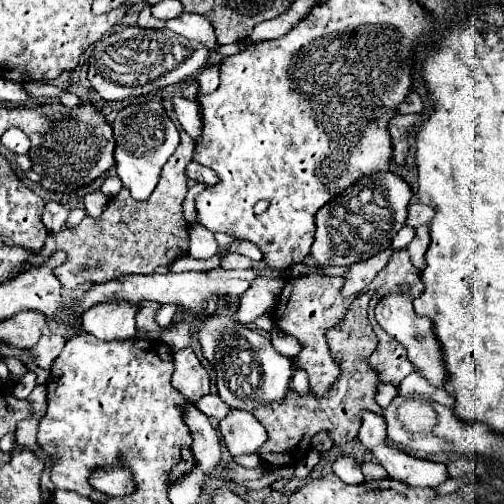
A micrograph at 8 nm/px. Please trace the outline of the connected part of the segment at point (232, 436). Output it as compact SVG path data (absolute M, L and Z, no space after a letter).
M230 409L230 413L220 421L220 435L232 457L256 453L268 439L256 417L242 409Z

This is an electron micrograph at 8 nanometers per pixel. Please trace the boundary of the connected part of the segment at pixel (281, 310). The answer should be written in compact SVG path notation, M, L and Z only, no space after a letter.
M320 275L292 277L286 281L286 285L278 297L276 309L274 309L276 325L284 333L298 337L302 343L302 351L296 357L296 365L308 371L310 389L316 395L324 395L340 373L340 369L336 367L336 363L330 357L330 351L328 351L328 345L324 339L324 333L344 319L344 313L350 305L350 301L342 299L342 295L340 295L340 287L342 287L340 283L342 283L340 277L320 277Z

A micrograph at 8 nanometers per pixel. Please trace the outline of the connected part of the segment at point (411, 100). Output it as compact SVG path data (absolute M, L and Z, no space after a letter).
M410 93L404 99L404 103L398 107L398 115L404 115L404 113L422 113L422 109L424 109L424 103L422 103L420 95L418 93Z

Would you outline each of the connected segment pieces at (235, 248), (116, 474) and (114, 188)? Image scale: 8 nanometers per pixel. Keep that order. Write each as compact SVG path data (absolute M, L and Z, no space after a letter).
M236 240L229 247L230 253L238 253L249 257L253 261L260 261L263 259L263 254L259 248L251 241Z
M98 467L88 479L88 483L92 483L96 491L102 491L110 497L124 497L136 491L132 471L128 471L126 467Z
M106 177L104 185L102 185L102 193L104 193L108 199L116 197L120 189L122 189L122 181L120 181L118 177Z

